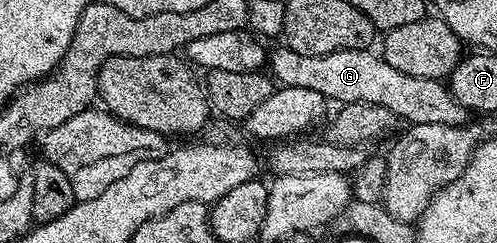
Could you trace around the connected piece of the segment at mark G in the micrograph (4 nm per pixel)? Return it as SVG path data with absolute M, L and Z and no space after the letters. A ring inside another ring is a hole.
M279 45L268 55L268 71L283 87L296 89L312 89L312 93L320 93L327 101L335 104L371 103L384 105L399 120L413 125L456 125L467 122L468 112L460 101L450 92L443 80L428 77L408 77L408 73L400 73L393 65L382 58L381 54L367 49L344 49L327 55L309 55L296 53L290 47Z

